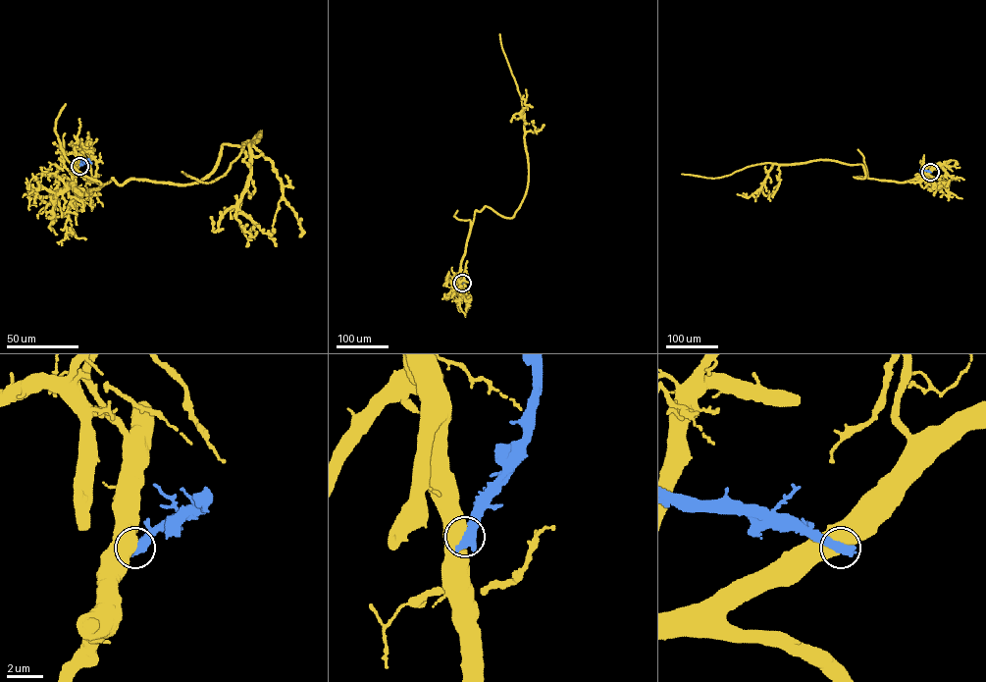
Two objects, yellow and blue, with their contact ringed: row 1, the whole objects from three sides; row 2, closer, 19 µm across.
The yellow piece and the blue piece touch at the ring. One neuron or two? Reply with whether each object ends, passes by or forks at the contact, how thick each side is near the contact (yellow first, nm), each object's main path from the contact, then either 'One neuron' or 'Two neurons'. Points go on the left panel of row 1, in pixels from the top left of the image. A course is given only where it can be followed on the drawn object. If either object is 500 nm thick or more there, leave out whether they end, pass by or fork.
Thickness 700 nm (yellow) against 650 nm. Course of yellow: (78, 166), (81, 194), (113, 179), (189, 184), (213, 170), (224, 144), (260, 132), (215, 181), (181, 171). Course of blue: (78, 166), (84, 160), (91, 163). Two neurons

